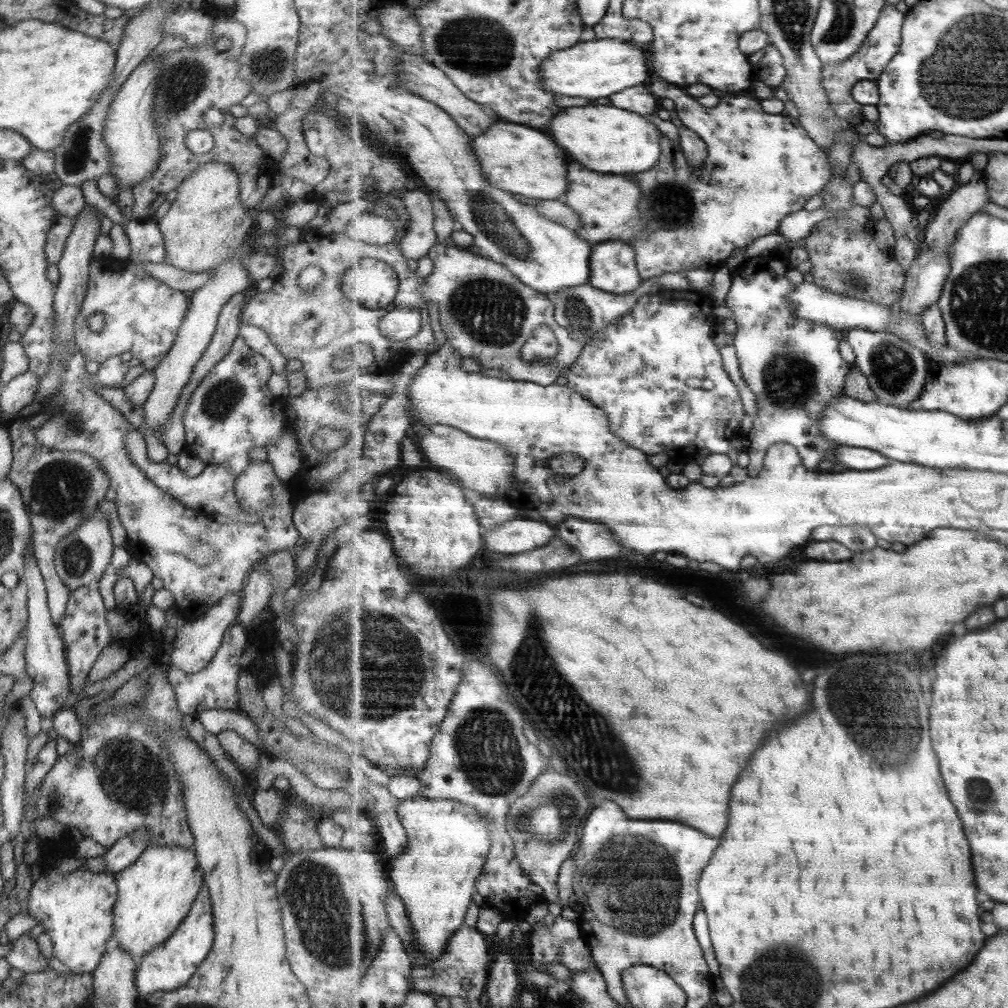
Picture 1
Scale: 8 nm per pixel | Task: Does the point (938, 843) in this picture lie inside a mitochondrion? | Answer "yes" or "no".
no

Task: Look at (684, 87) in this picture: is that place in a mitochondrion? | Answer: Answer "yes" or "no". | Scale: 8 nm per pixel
no

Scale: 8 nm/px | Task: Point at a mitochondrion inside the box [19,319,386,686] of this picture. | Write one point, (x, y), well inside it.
(60, 488)

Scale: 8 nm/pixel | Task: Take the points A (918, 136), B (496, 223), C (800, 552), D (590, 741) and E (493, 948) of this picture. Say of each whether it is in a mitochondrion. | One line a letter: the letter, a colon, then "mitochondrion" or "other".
A: other
B: mitochondrion
C: other
D: mitochondrion
E: other

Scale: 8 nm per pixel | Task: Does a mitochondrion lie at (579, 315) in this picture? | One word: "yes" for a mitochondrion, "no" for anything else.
yes

